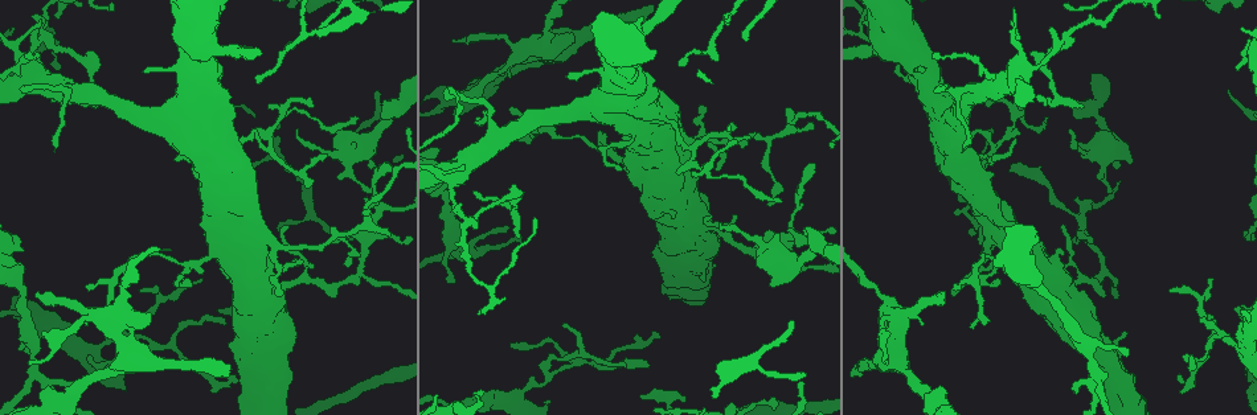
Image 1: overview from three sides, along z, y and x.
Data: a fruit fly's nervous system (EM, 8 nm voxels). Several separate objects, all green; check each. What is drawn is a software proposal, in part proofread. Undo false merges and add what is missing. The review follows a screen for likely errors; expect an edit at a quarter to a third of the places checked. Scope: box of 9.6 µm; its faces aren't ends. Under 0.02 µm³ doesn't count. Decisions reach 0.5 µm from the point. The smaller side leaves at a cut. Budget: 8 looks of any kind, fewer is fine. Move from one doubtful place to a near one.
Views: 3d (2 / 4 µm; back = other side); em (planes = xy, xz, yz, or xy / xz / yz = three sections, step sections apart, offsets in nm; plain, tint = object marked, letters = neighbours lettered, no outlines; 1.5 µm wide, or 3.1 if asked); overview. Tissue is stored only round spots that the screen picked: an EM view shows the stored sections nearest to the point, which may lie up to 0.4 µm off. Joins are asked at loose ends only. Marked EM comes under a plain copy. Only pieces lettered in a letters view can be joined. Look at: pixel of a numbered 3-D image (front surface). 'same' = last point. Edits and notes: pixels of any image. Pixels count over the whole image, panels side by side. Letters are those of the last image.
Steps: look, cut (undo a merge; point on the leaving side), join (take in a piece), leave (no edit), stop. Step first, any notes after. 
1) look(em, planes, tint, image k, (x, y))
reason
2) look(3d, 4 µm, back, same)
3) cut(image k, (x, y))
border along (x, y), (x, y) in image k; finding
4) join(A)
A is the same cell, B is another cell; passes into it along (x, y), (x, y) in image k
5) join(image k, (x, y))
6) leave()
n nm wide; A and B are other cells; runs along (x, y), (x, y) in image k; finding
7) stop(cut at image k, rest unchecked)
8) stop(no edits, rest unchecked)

look(em, yz, step 8, letters, image 1, (34, 371))
three arms meet

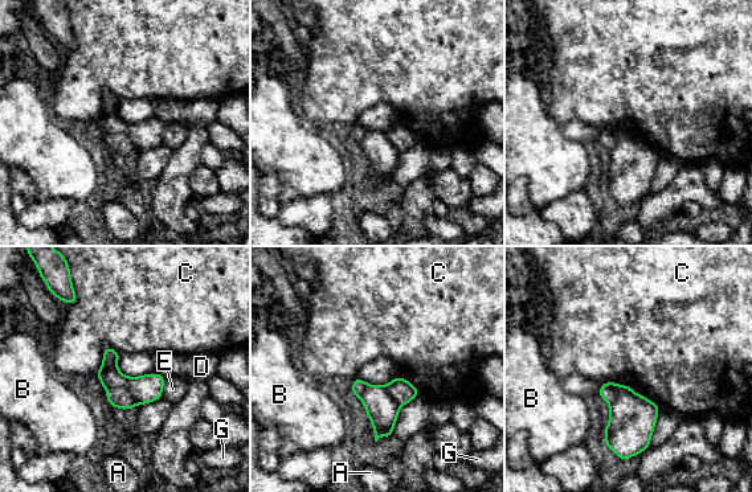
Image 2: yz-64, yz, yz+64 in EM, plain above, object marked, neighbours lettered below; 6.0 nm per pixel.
cut(image 2, (118, 397))
30 nm wide; A, B, C, D, E and G are other cells; a second neuron is stuck on

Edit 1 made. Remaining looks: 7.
look(3d, 2 µm, image 1, (1069, 129))
free end

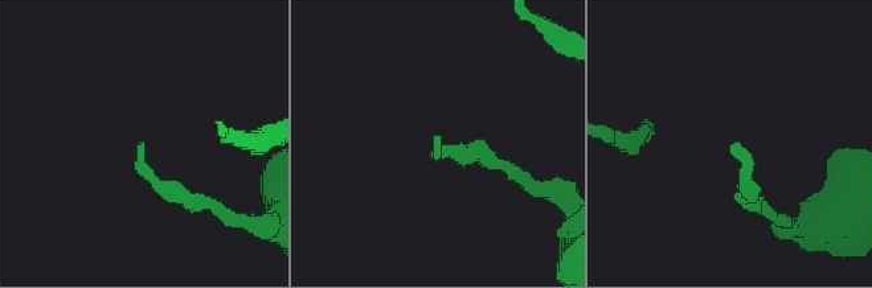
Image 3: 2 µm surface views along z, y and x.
look(em, planes, letters, image 3, (433, 139))
shape alone is not enough

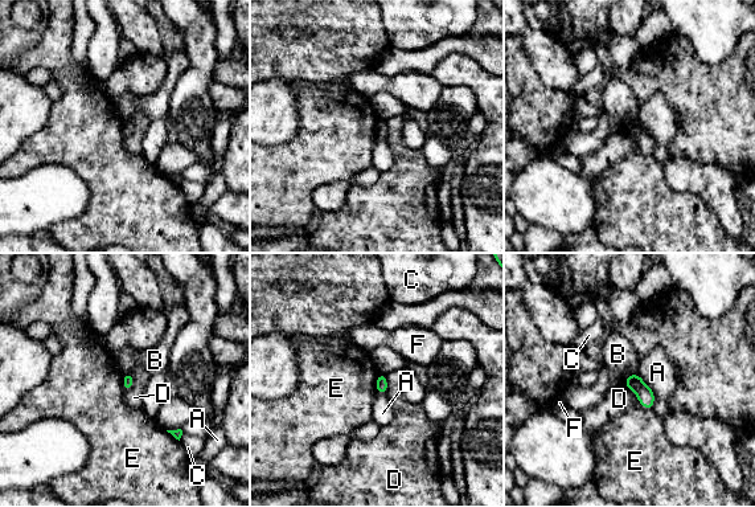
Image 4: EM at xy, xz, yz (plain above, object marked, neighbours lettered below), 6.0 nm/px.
leave()
A, B, C, D, E and F are other cells; border along (636, 395), (644, 408), (652, 408) in image 4; no lettered piece goes on from it

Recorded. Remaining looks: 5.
look(em, yz, step 8, tint, image 1, (45, 39))
three arms meet

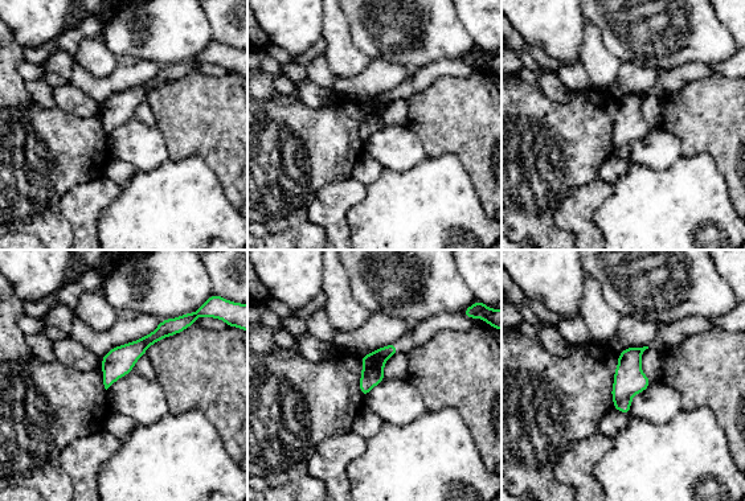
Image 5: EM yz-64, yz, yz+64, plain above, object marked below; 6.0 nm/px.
look(em, planes, letters, same)

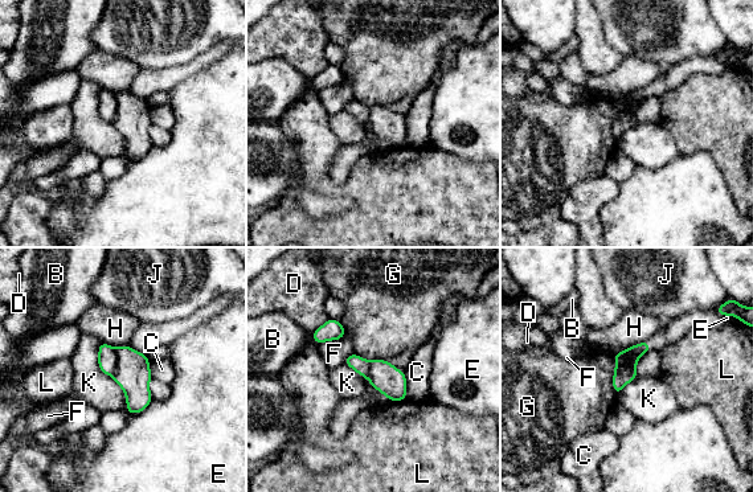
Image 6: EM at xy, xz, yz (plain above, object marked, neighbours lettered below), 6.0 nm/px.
cut(image 6, (622, 376))
B, C, D, E, F, G, H, J, K and L are other cells; the part that leaves runs along (645, 344), (635, 353), (617, 389) in image 6; two neurons meet here

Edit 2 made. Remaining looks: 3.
stop(cut at image 2, cut at image 6, rest unchecked)

